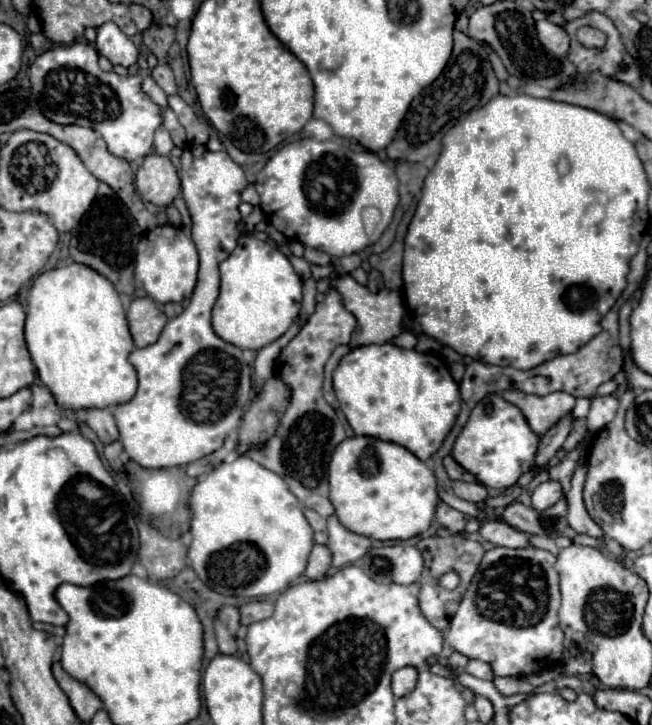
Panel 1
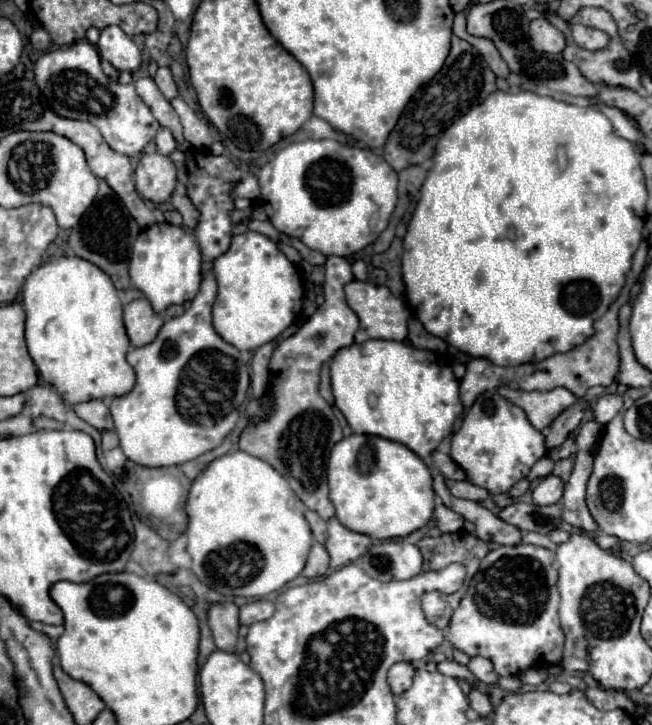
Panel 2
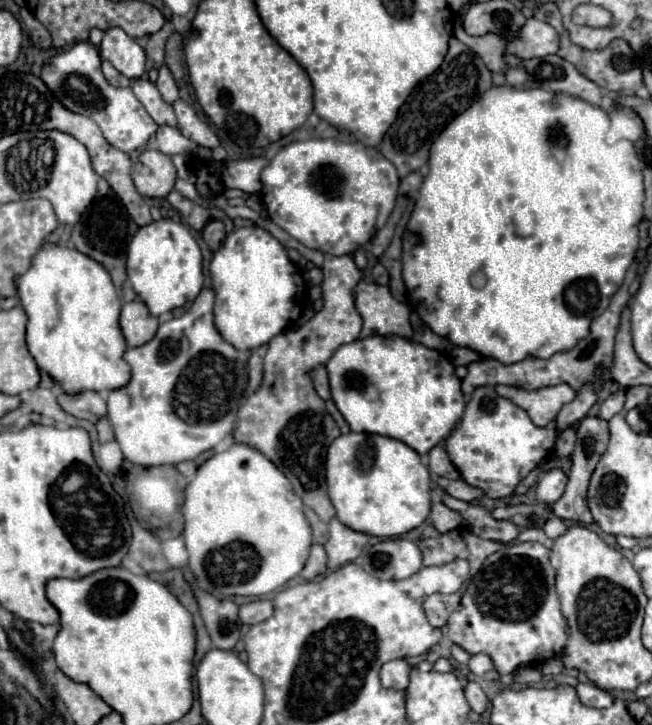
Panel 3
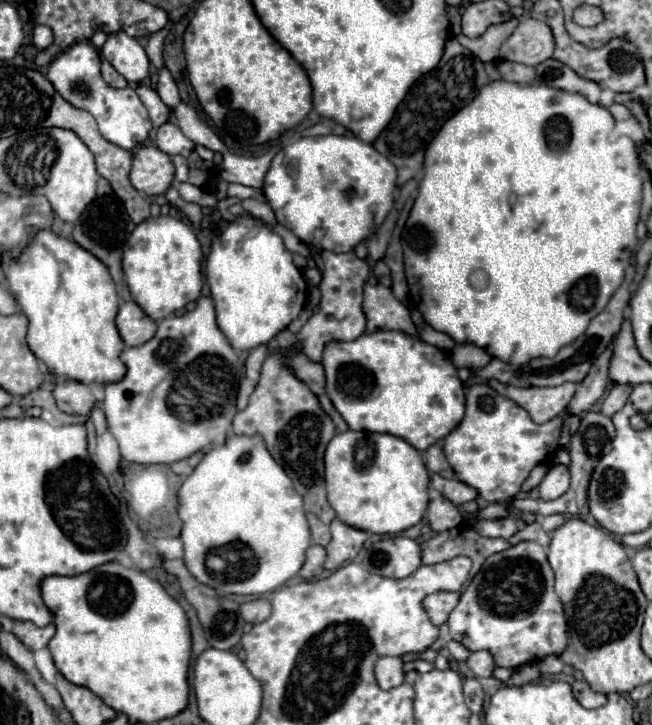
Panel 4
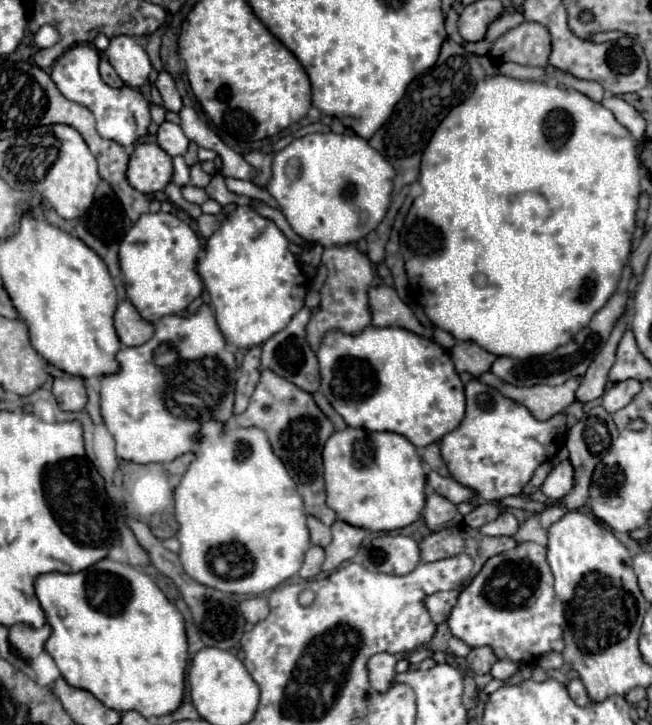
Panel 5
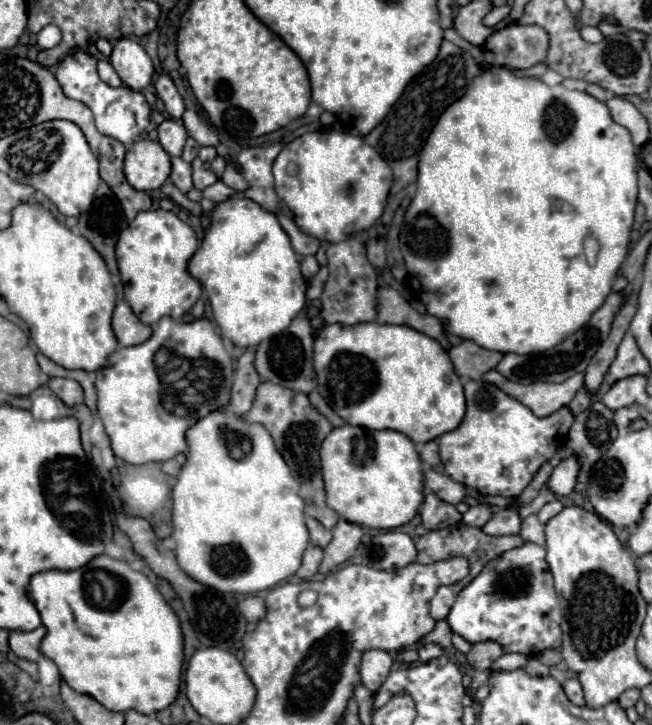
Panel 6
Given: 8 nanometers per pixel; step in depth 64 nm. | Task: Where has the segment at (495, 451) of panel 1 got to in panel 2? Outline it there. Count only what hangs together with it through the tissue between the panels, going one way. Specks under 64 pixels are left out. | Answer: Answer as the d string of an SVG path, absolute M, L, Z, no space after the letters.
M484 392L476 398L476 404L470 408L460 430L452 436L452 450L450 450L452 460L456 464L460 464L460 468L464 468L464 472L468 474L468 480L476 486L486 488L490 494L508 492L518 480L526 478L526 474L530 472L534 462L540 460L544 454L546 454L544 452L544 436L536 428L532 428L532 424L528 422L522 408L504 400L498 392Z

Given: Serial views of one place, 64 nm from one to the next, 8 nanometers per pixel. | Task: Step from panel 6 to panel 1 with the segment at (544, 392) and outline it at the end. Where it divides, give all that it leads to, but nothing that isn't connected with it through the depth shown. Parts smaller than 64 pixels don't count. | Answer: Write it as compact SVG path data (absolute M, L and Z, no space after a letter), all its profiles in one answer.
M508 390L508 392L502 392L502 398L522 410L528 426L538 436L542 436L558 420L568 416L576 402L576 398L568 396L566 392L552 392L548 396L532 396L518 390Z

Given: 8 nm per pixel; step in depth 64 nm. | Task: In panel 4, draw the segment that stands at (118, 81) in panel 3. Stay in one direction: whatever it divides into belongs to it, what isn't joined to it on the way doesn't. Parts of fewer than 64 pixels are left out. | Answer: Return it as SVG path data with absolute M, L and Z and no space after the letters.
M102 60L101 74L104 80L114 88L126 88L126 86L128 86L128 82L124 80L124 76L120 76L120 74L112 68L112 64L108 64L106 60Z

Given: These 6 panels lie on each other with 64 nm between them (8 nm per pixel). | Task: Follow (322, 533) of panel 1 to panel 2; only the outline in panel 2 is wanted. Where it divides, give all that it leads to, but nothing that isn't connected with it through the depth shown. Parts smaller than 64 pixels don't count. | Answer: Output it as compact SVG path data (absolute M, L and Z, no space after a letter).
M304 510L304 516L306 520L310 522L310 528L312 528L312 534L314 534L314 540L324 544L326 542L326 520L322 520L316 512L312 510Z

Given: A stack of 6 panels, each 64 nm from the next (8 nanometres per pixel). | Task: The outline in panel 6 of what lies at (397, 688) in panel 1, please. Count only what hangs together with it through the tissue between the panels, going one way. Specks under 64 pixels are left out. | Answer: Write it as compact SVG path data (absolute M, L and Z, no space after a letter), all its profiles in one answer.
M368 650L364 656L362 656L362 668L360 668L360 674L362 674L362 684L372 690L372 692L378 692L378 688L384 684L390 668L392 668L392 662L394 658L384 652L384 650Z

